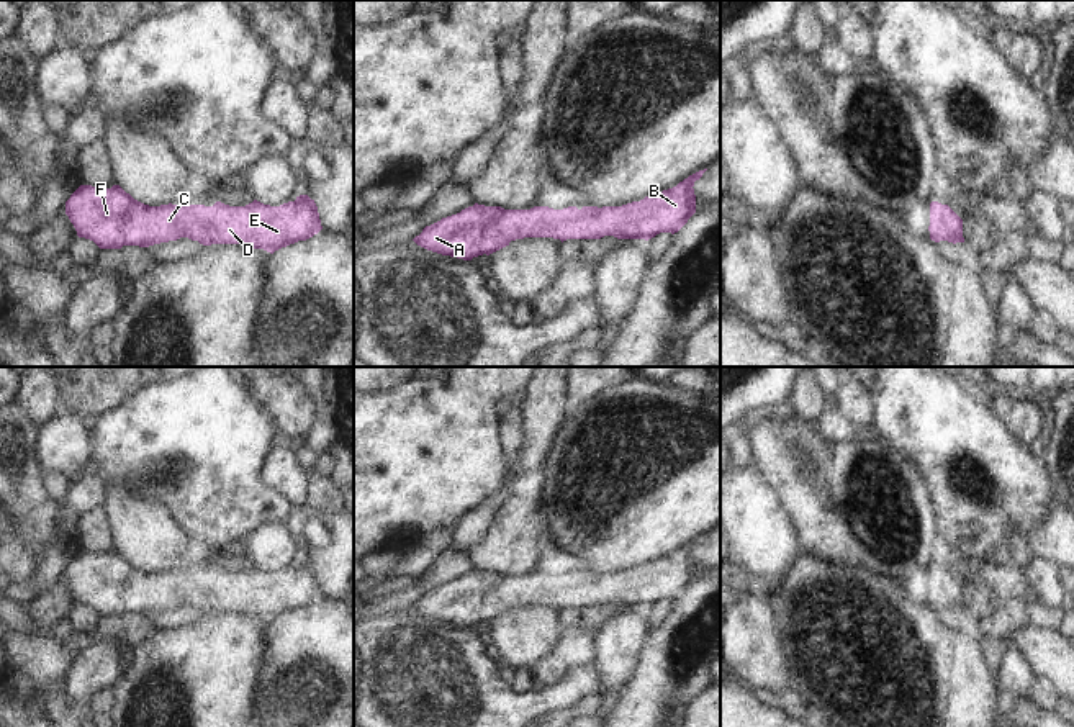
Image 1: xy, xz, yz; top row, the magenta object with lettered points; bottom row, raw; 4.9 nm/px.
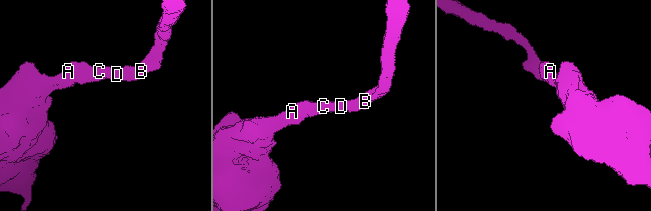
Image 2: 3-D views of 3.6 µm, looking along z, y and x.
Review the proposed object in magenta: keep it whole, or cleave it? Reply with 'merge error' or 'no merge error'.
no merge error

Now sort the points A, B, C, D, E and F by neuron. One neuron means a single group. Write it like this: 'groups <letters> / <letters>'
groups A B C D E F

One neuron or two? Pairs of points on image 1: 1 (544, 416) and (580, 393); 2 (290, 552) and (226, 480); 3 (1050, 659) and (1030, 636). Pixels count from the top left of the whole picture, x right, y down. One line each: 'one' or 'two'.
1: two
2: two
3: one

